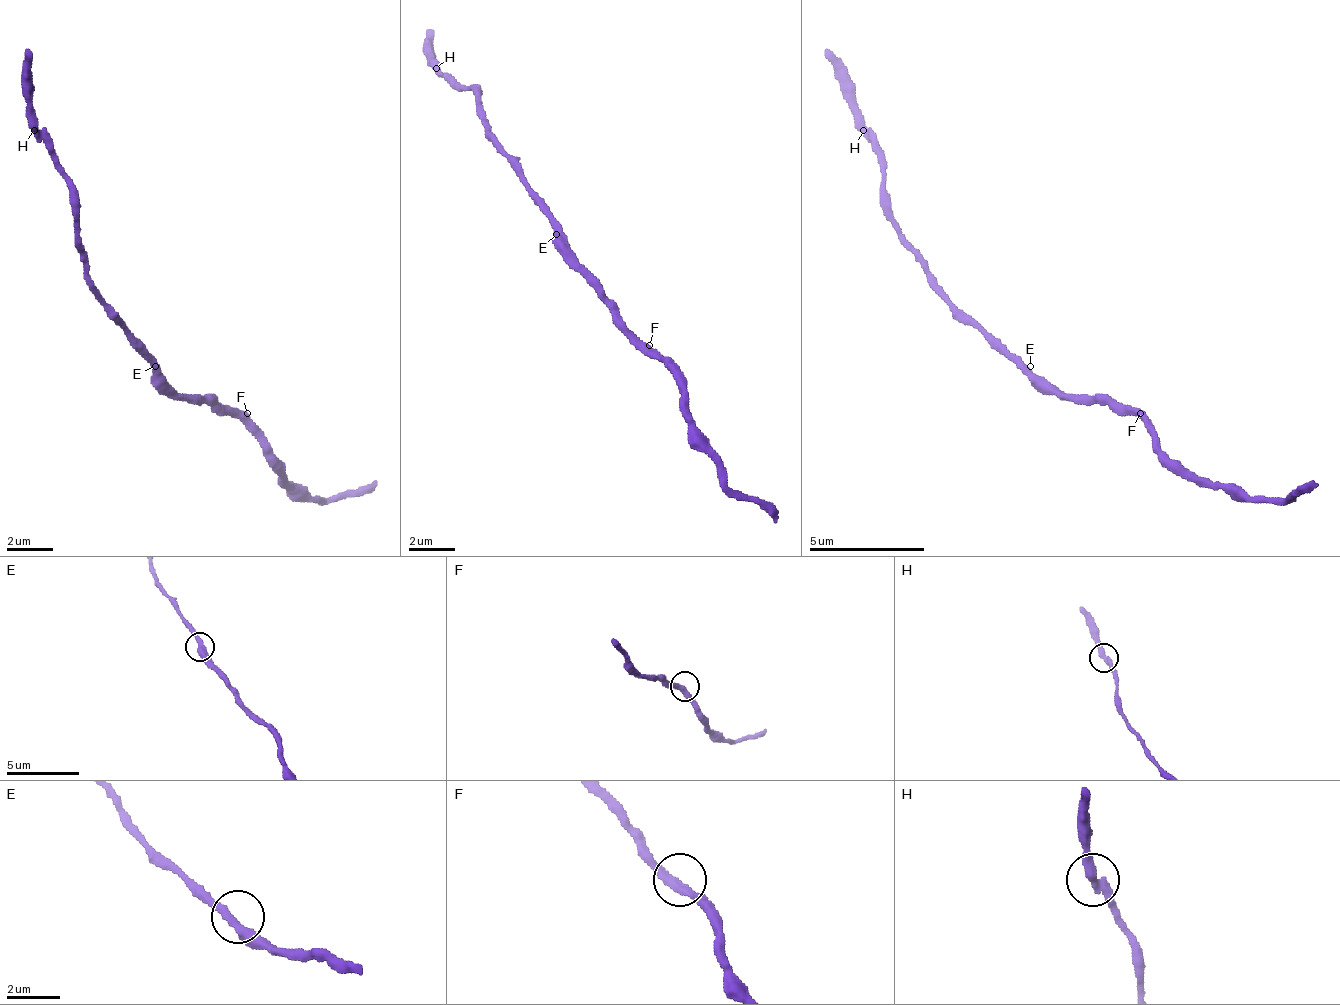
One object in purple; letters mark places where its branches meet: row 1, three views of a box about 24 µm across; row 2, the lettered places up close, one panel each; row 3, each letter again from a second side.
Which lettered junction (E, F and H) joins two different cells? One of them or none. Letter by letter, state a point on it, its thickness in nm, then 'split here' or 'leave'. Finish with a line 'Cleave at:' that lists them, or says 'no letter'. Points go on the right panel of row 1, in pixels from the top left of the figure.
E: at (1030, 366); 360 nm thick; leave
F: at (1140, 413); 320 nm thick; leave
H: at (863, 130); 320 nm thick; leave
Cleave at: no letter

